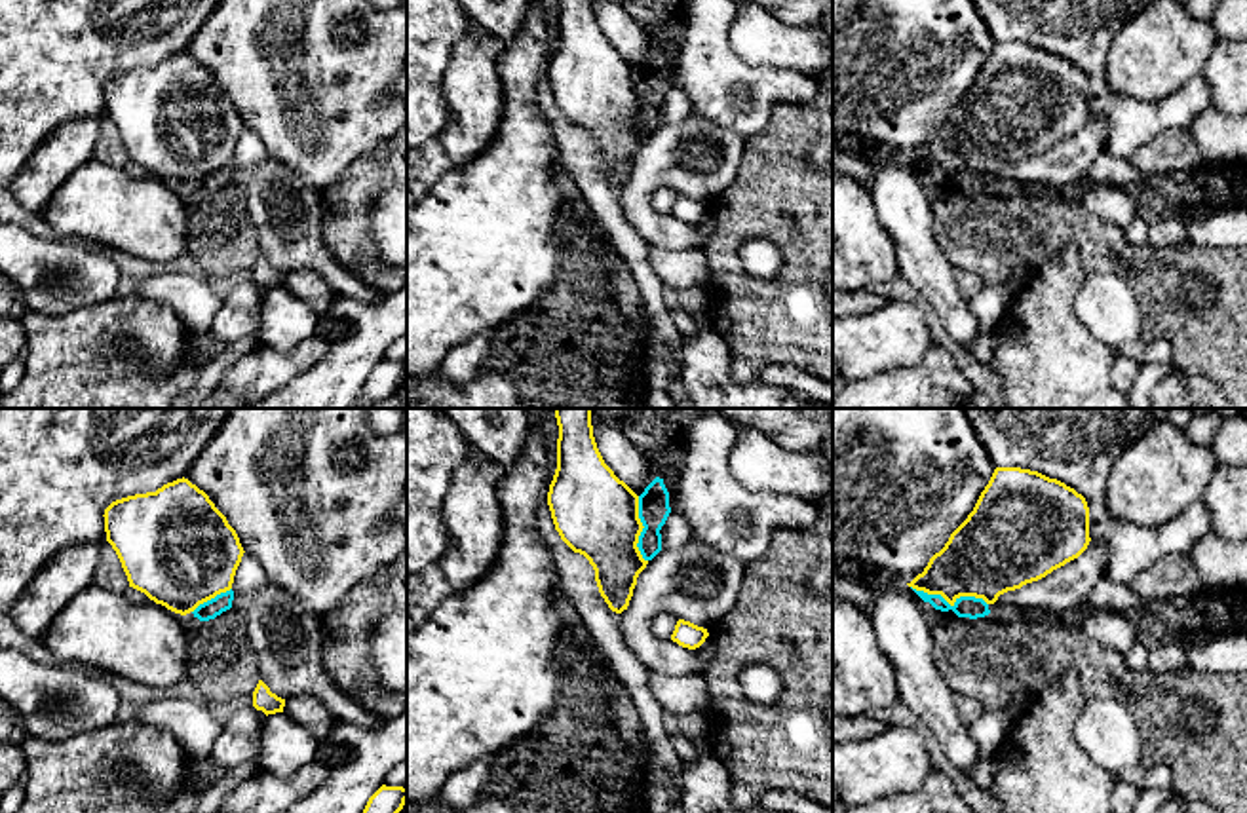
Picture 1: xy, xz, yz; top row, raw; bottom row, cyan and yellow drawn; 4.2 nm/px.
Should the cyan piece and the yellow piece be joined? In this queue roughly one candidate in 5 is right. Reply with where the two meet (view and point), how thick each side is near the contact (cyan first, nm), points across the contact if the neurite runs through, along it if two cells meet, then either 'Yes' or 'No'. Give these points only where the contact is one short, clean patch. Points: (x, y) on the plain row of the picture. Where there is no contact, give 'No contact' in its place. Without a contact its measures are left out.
Touches cyan at yz (947, 177). Thickness 100 nm (cyan) against 340 nm. Boundary: yz (911, 160), (951, 179), (960, 171), (987, 179). No

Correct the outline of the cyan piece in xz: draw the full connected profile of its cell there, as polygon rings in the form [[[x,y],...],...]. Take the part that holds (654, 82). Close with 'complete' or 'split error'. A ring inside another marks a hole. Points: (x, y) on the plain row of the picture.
[[[656,51],[639,70],[639,93],[643,106],[639,110],[639,125],[644,135],[652,135],[662,125],[662,101],[671,87],[669,66],[663,53]]]; complete

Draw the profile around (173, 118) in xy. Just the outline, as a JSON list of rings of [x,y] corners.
[[[188,53],[105,84],[106,116],[129,161],[186,190],[232,163],[243,122],[226,91]]]

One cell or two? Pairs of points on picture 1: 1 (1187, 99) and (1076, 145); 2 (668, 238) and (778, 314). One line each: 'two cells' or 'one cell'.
1: two cells
2: two cells

